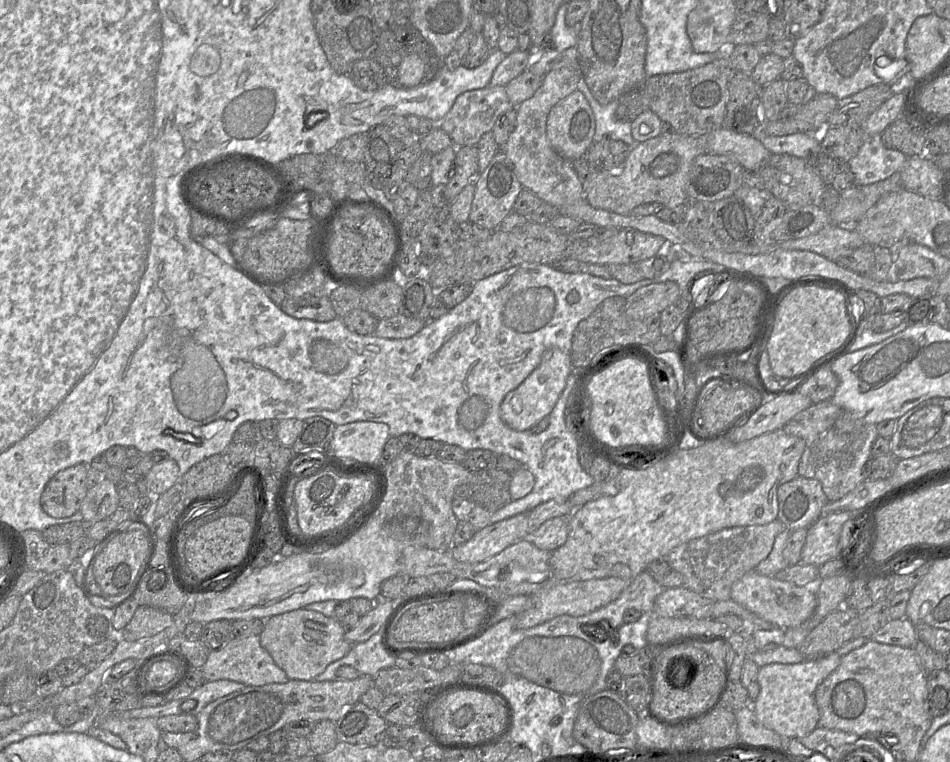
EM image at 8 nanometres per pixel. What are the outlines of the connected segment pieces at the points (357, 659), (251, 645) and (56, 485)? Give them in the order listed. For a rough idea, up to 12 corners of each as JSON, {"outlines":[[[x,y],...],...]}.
{"outlines":[[[381,628],[310,681],[336,680],[344,665],[374,678],[394,667]],[[259,635],[209,650],[205,681],[245,686],[289,681]],[[88,465],[56,473],[41,506],[53,518],[80,510],[88,491]]]}

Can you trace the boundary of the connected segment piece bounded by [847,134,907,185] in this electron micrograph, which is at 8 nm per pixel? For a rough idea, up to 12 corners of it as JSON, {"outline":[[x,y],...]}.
{"outline":[[867,135],[847,161],[855,184],[868,185],[899,171],[907,160]]}

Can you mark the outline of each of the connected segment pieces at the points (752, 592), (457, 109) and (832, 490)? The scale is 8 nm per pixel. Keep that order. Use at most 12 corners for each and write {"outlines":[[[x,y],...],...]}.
{"outlines":[[[747,572],[731,599],[782,629],[813,615],[813,587]],[[503,86],[460,94],[435,124],[476,146],[513,108]],[[825,400],[782,429],[833,502],[864,481],[876,425]]]}

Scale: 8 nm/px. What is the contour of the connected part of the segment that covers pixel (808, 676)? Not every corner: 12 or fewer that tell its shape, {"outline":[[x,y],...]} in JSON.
{"outline":[[832,652],[760,667],[758,720],[784,739],[818,727]]}

